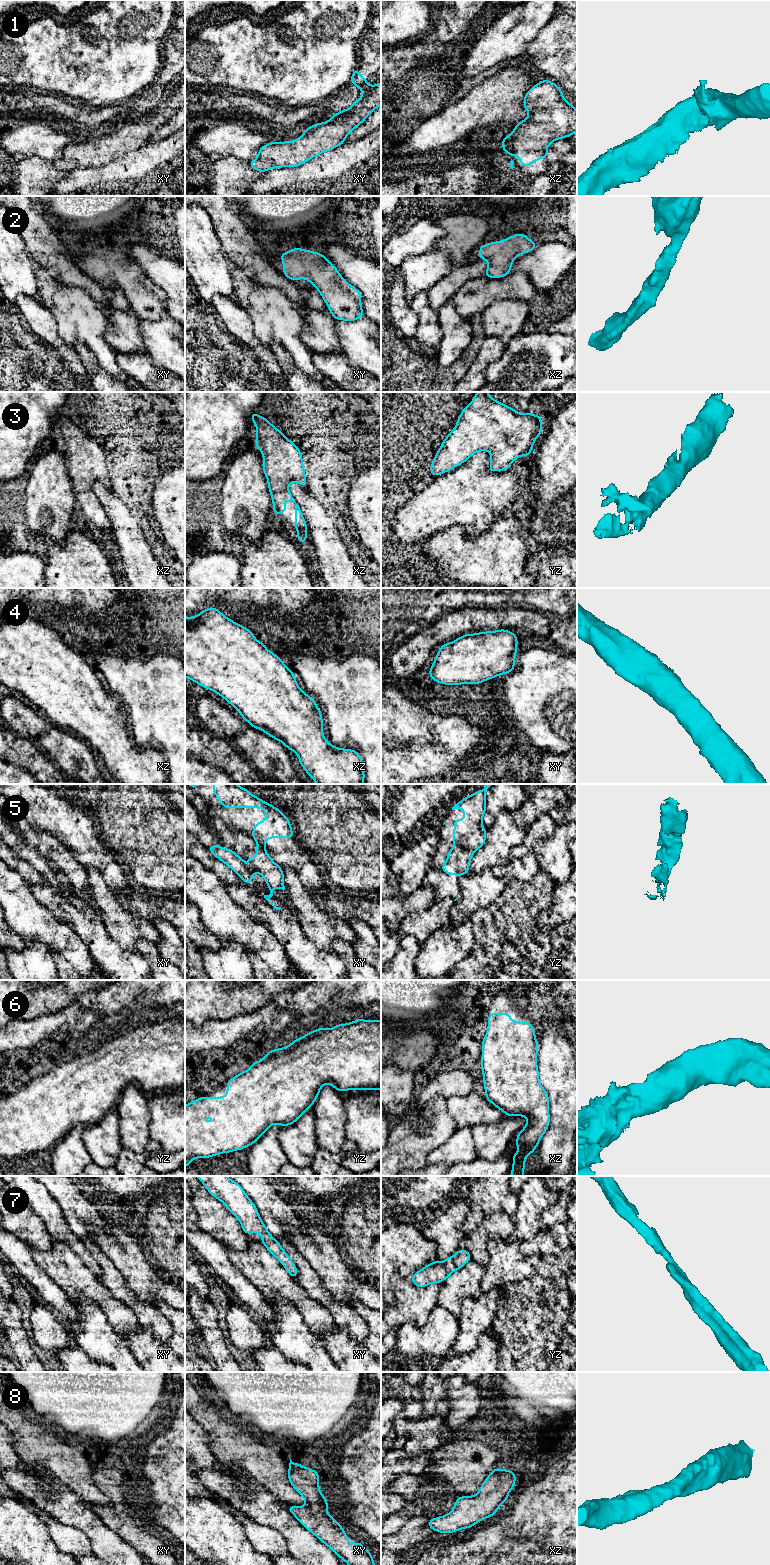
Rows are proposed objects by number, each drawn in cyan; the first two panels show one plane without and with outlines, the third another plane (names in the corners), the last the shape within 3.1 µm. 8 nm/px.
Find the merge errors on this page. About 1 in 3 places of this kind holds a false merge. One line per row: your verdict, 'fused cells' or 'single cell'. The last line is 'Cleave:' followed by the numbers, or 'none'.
1: single cell
2: single cell
3: single cell
4: single cell
5: fused cells
6: single cell
7: single cell
8: single cell
Cleave: 5

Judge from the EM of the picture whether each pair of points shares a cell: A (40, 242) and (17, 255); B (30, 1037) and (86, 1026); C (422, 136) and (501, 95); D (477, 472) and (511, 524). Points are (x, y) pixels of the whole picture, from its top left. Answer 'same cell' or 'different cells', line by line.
A: different cells
B: same cell
C: same cell
D: different cells

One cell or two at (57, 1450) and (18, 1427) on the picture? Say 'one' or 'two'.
one

